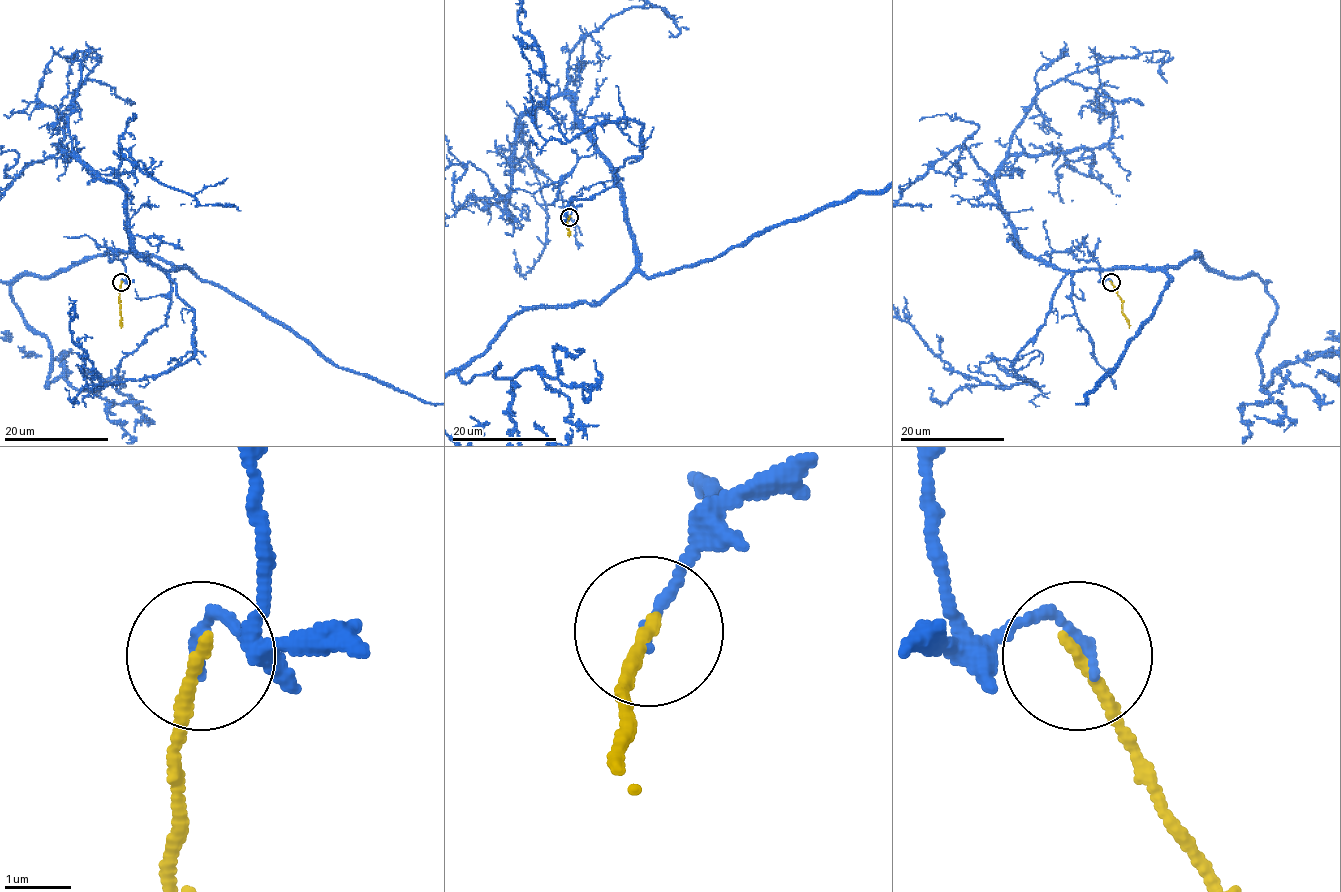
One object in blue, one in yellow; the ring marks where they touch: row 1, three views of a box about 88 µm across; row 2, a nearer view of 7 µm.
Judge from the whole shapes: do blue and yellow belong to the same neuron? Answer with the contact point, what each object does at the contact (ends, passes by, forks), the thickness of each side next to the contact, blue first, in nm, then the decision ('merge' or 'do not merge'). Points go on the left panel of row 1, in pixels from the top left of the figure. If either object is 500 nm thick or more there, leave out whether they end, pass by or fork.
(121, 282) | blue ends | yellow ends | 180/200 nm | do not merge

